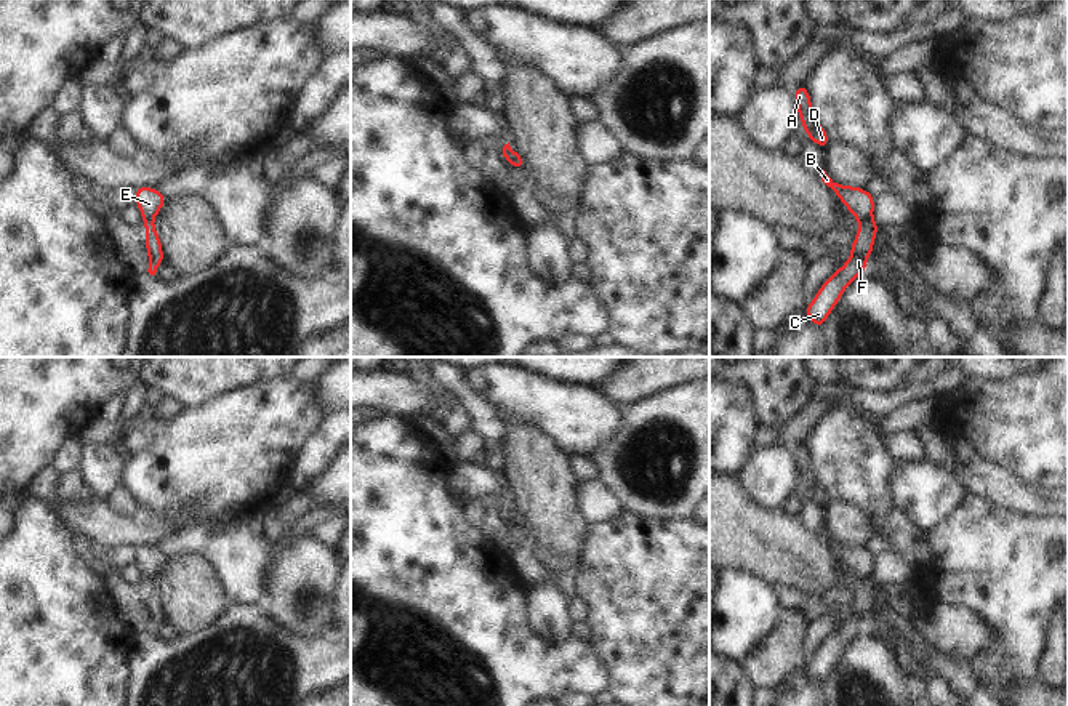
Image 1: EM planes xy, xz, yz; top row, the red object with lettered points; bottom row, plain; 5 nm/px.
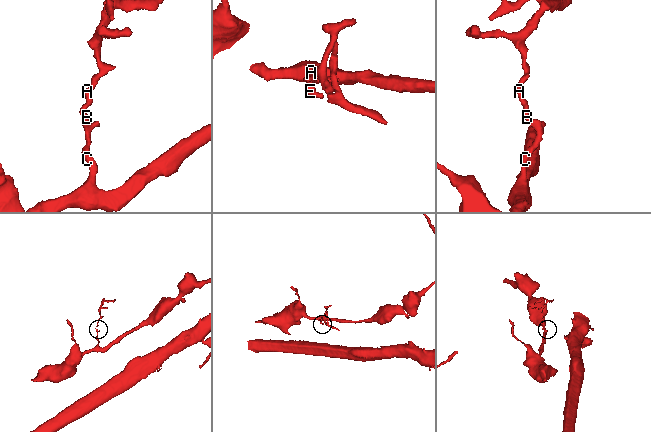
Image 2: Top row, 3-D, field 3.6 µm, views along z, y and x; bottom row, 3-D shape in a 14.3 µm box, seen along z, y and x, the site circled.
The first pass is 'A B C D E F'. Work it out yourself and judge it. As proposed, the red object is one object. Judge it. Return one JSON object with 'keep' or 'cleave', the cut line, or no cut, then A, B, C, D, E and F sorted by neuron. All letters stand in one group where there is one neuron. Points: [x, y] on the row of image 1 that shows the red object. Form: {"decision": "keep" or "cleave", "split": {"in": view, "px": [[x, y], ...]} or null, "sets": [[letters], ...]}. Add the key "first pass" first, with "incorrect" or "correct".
{"first pass": "incorrect", "decision": "cleave", "split": {"in": "yz", "px": [[871, 216], [860, 223]]}, "sets": [["A", "B", "D", "E"], ["C", "F"]]}

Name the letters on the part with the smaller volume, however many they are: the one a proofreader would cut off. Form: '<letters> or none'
A, B, D, E

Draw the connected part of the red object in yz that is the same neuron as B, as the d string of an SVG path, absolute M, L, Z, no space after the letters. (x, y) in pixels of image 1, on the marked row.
M825 170L820 174L821 181L839 197L841 203L858 223L873 218L876 197L871 192L863 187L839 184L833 181Z

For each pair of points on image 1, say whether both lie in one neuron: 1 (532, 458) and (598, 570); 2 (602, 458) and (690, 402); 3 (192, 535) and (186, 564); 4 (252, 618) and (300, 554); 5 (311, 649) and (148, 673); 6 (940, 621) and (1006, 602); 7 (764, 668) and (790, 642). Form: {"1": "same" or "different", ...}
{"1": "different", "2": "same", "3": "different", "4": "different", "5": "same", "6": "different", "7": "same"}

